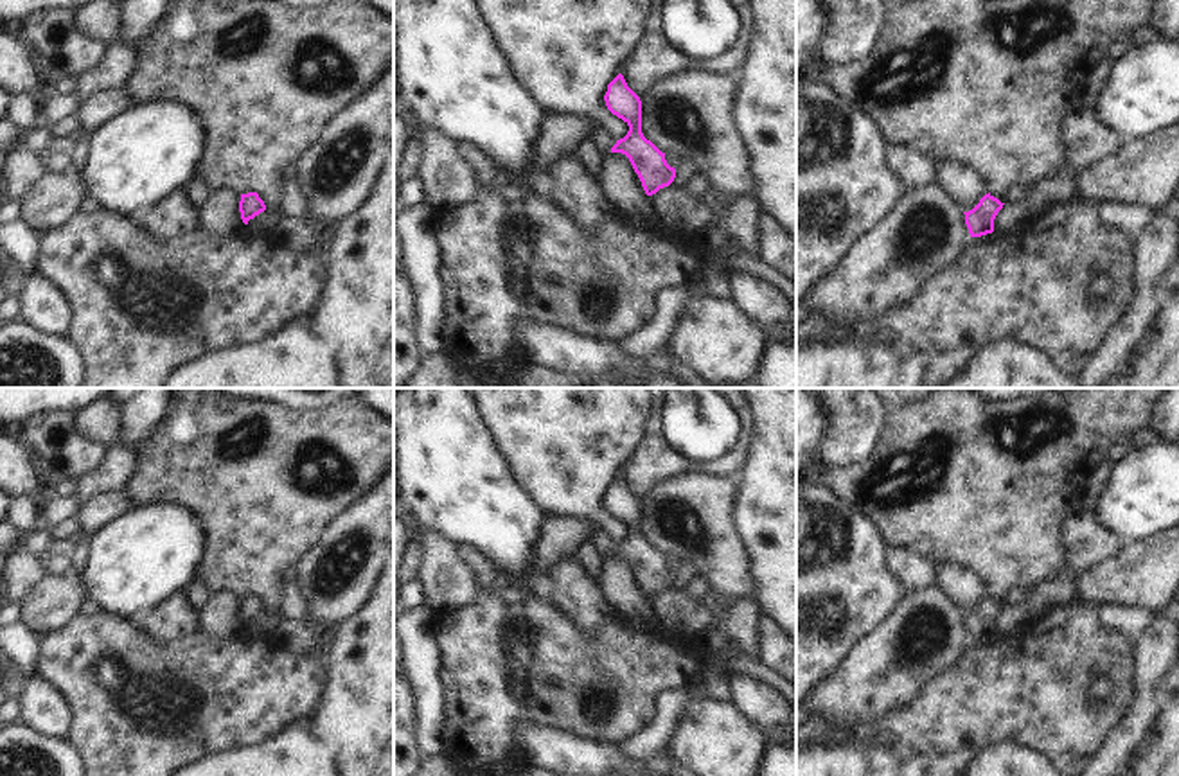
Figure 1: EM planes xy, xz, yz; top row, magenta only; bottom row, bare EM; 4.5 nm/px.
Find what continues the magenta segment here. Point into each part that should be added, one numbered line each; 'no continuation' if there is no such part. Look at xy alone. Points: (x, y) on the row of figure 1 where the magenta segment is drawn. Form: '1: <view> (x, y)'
no continuation.

